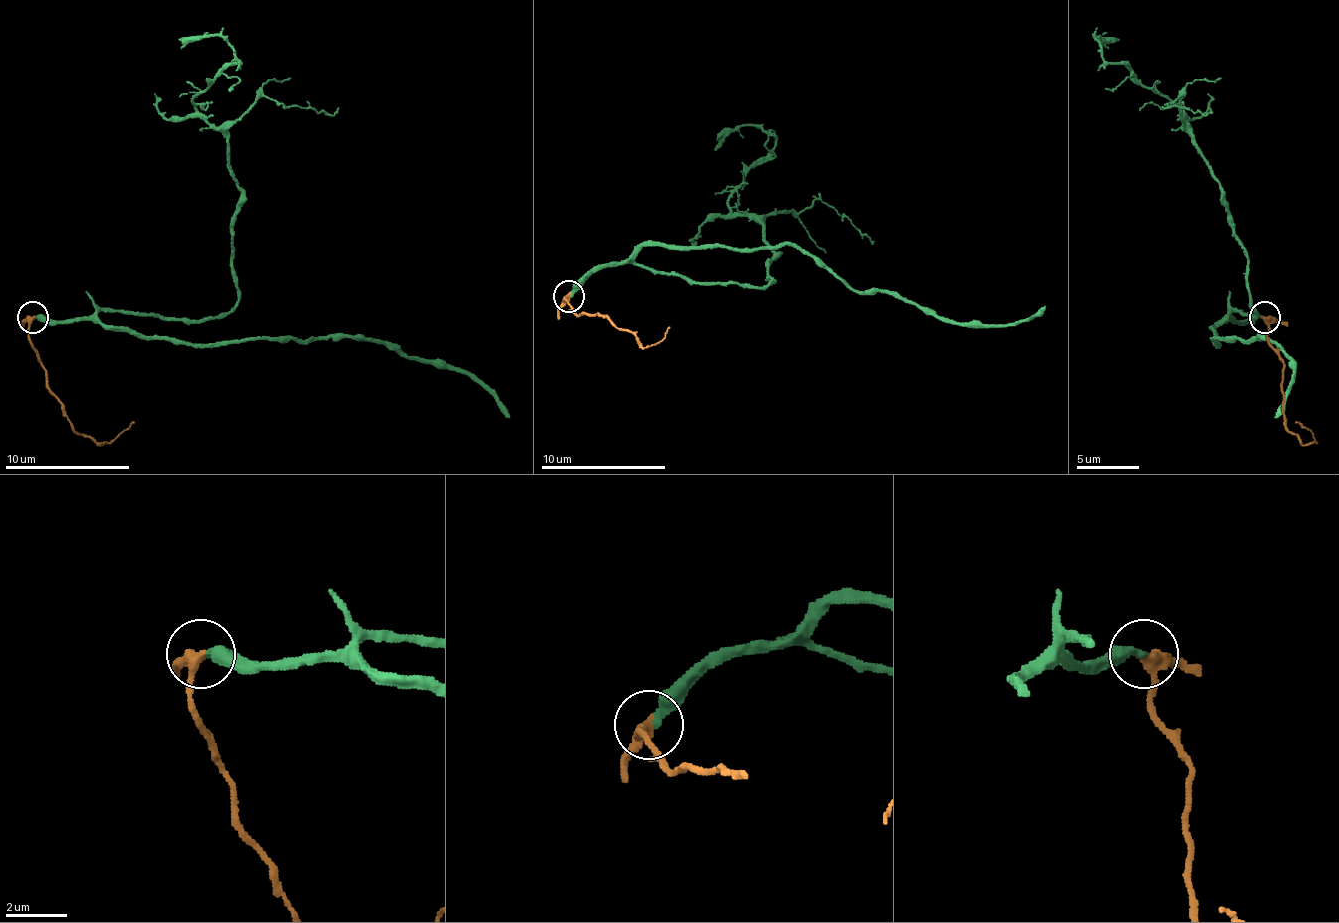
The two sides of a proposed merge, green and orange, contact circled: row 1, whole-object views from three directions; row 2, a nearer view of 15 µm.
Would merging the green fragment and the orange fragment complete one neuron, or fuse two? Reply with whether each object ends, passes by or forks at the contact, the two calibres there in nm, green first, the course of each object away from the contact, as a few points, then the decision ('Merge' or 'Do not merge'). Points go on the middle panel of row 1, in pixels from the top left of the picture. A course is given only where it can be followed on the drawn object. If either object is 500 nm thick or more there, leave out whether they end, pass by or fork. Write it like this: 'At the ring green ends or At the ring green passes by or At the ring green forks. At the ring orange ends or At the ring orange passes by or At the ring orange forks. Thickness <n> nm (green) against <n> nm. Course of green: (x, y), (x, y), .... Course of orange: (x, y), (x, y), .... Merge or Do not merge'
At the ring green ends. At the ring orange passes by. Thickness 300 nm (green) against 320 nm. Course of green: (569, 295), (619, 264), (772, 279), (763, 226), (731, 214), (731, 192), (775, 139), (735, 126), (713, 148). Course of orange: (569, 295), (566, 298), (578, 314), (603, 314), (616, 326), (635, 333), (647, 348), (656, 345), (669, 326). Merge

